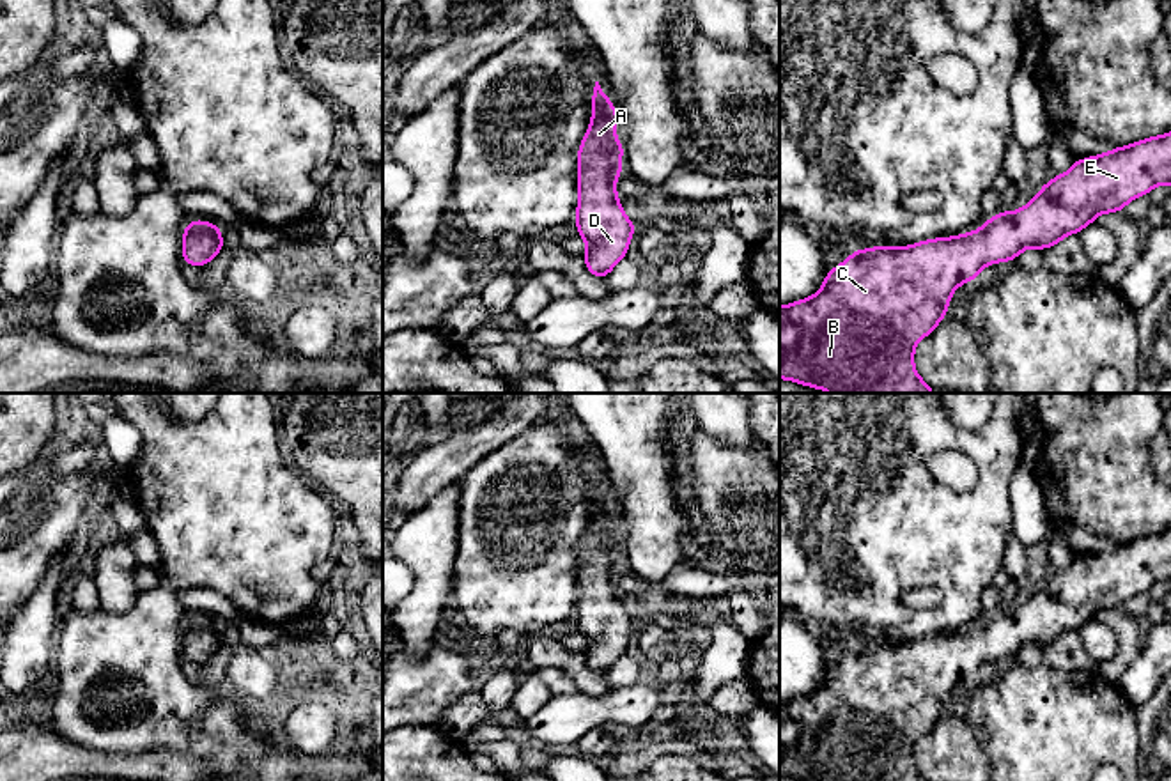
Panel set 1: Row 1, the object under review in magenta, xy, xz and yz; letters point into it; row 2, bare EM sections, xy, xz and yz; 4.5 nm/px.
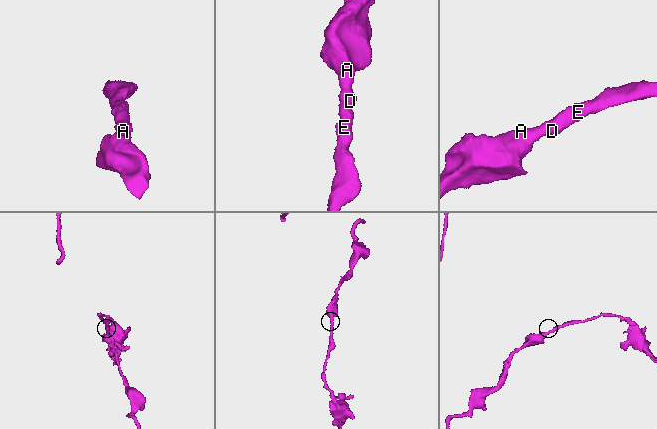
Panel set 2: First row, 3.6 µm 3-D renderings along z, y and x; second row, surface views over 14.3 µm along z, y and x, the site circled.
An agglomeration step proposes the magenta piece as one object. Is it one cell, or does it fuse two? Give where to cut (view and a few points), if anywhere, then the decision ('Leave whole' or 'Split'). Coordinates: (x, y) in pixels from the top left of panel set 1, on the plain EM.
No split. Leave whole

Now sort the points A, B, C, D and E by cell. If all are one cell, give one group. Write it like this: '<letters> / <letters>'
A B C D E

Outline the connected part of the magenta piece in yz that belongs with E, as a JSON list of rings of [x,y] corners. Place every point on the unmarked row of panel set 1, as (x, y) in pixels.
[[[1171,530],[1075,556],[1068,568],[1047,577],[1022,606],[996,611],[978,629],[927,636],[902,645],[856,646],[827,668],[822,685],[811,694],[779,703],[779,776],[799,781],[927,781],[914,767],[914,742],[946,714],[950,694],[958,682],[974,678],[987,661],[1015,657],[1026,645],[1045,646],[1068,630],[1079,630],[1098,611],[1120,609],[1157,581],[1171,581]]]

